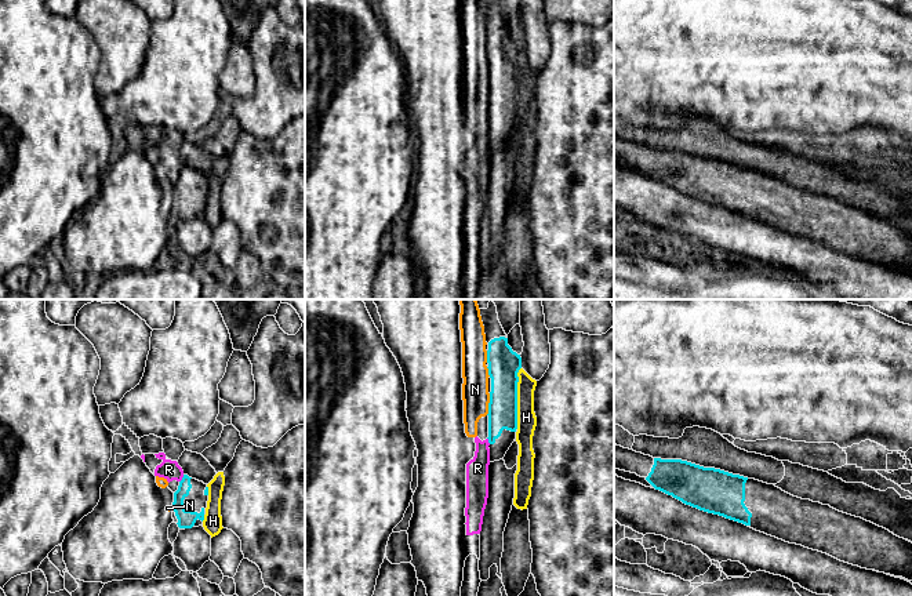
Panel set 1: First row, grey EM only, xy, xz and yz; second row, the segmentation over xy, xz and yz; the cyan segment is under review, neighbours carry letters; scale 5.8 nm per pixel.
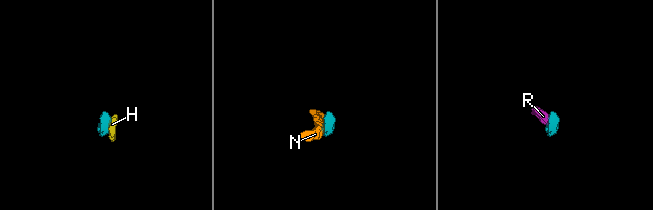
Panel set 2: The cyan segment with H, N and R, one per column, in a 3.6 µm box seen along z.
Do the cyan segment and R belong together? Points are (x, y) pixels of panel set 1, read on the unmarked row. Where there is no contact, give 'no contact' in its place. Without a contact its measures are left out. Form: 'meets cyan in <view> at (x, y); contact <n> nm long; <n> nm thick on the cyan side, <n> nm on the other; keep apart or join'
meets cyan in xy at (182, 170); contact 50 nm long; 110 nm thick on the cyan side, 120 nm on the other; keep apart

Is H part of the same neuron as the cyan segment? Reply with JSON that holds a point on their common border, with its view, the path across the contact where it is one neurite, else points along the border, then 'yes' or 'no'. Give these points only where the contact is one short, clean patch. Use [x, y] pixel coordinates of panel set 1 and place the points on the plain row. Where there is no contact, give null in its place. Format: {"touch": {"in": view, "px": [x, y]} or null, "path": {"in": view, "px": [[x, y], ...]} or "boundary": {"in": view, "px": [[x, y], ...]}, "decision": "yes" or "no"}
{"touch": {"in": "xz", "px": [516, 88]}, "decision": "no"}

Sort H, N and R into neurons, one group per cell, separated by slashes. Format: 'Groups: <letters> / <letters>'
Groups: H / N R

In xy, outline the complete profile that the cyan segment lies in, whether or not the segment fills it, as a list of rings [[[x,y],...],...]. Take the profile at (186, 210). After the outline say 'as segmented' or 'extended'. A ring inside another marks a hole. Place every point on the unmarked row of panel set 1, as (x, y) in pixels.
[[[184,166],[172,193],[172,210],[179,221],[203,217],[207,192],[207,175]]]; extended

